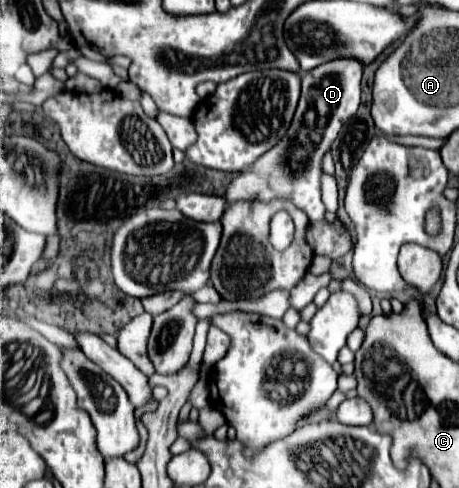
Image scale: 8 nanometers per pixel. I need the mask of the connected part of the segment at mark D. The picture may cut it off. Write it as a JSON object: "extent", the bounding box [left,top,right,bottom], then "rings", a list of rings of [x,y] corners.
{"extent":[227,60,363,222],"rings":[[[329,60],[329,64],[321,64],[309,72],[301,74],[301,100],[295,112],[295,118],[291,122],[289,134],[269,152],[265,152],[247,172],[241,172],[227,188],[227,202],[235,200],[271,200],[271,198],[289,198],[297,208],[305,210],[311,222],[323,220],[325,216],[325,204],[321,202],[321,158],[323,154],[331,148],[333,140],[337,138],[341,126],[345,120],[349,120],[357,108],[359,108],[359,98],[361,98],[361,74],[363,74],[363,64],[359,60]]]}

